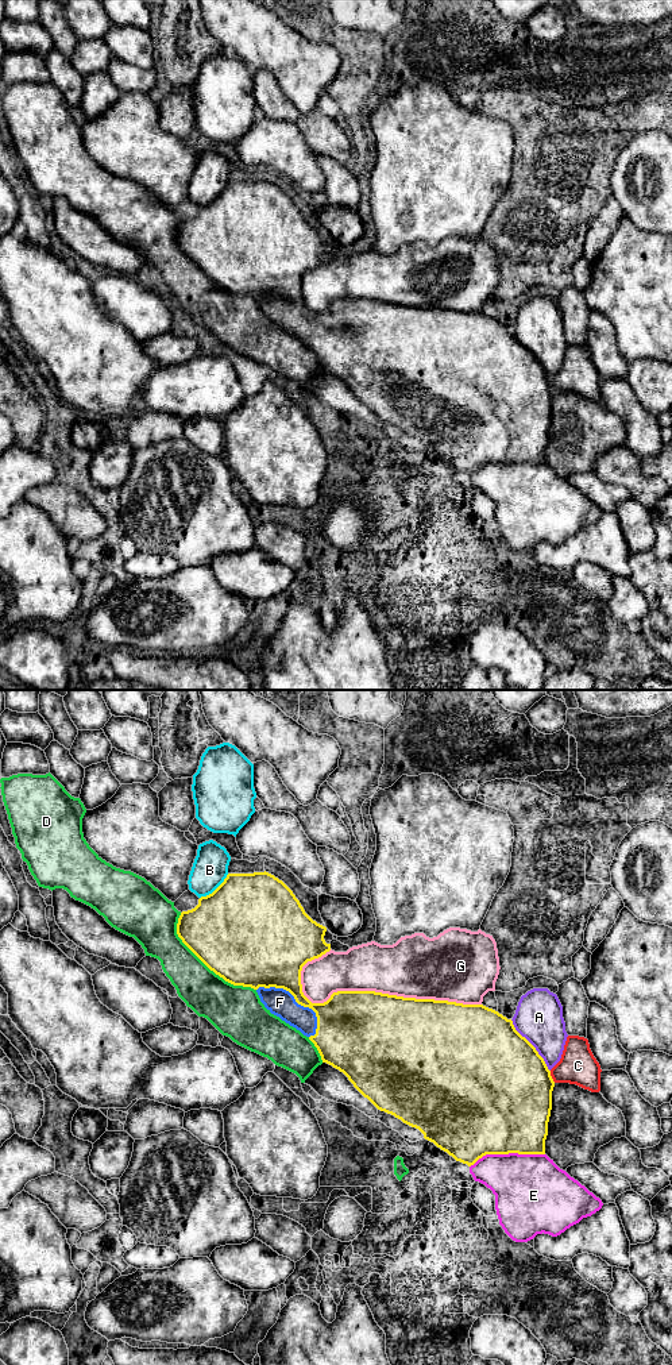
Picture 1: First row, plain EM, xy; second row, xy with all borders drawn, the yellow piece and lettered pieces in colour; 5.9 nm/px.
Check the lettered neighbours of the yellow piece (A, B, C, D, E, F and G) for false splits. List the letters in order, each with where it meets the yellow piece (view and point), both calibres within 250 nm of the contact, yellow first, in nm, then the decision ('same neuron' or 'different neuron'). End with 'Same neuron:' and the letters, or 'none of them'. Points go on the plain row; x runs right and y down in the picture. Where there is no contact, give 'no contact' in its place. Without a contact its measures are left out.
A: meets yellow in xy at (532, 354); 500 nm thick on the yellow side, 280 nm on the other; different neuron
B: meets yellow in xy at (216, 197); 500 nm thick on the yellow side, 200 nm on the other; different neuron
C: meets yellow in xy at (551, 385); 500 nm thick on the yellow side, 220 nm on the other; different neuron
D: meets yellow in xy at (205, 273); 500 nm thick on the yellow side, 260 nm on the other; different neuron
E: meets yellow in xy at (506, 462); 500 nm thick on the yellow side, 420 nm on the other; different neuron
F: meets yellow in xy at (296, 309); 280 nm thick on the yellow side, 160 nm on the other; same neuron
G: meets yellow in xy at (381, 301); 500 nm thick on the yellow side, 360 nm on the other; different neuron
Same neuron: F

